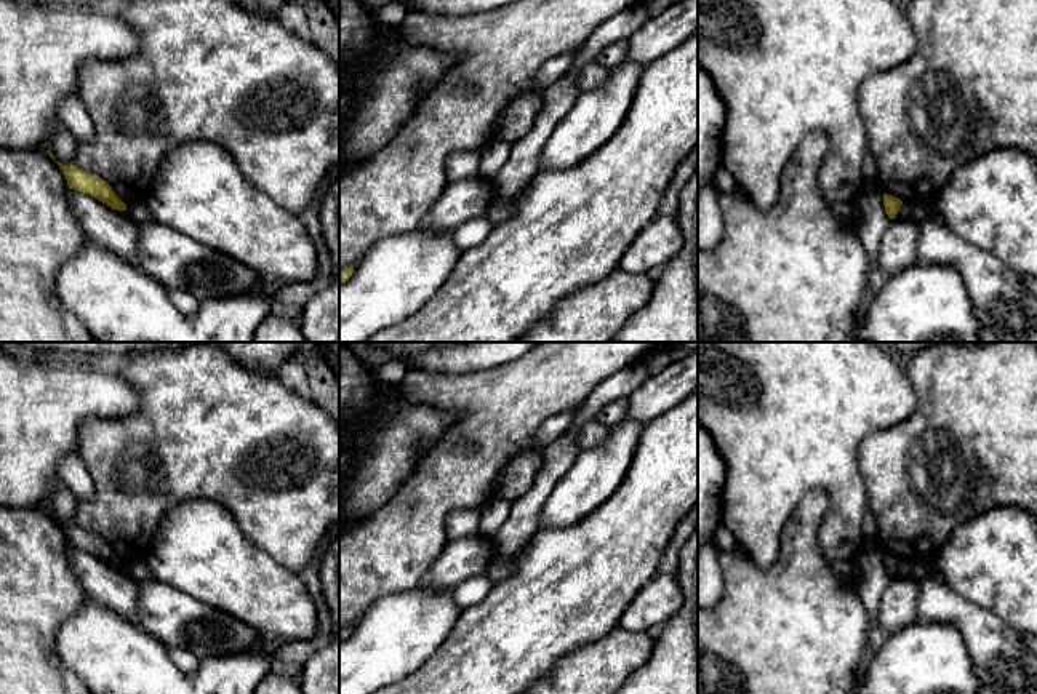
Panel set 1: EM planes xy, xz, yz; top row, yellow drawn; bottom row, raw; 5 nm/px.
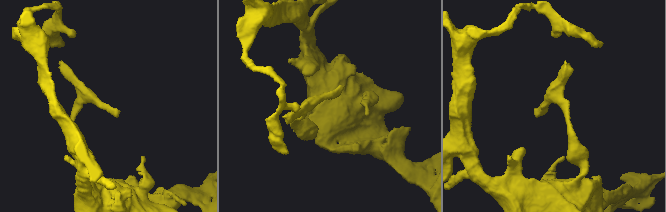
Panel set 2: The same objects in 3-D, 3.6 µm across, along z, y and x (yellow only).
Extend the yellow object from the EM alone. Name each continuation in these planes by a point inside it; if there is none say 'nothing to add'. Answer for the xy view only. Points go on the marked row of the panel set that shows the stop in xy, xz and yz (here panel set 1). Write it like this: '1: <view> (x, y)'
nothing to add

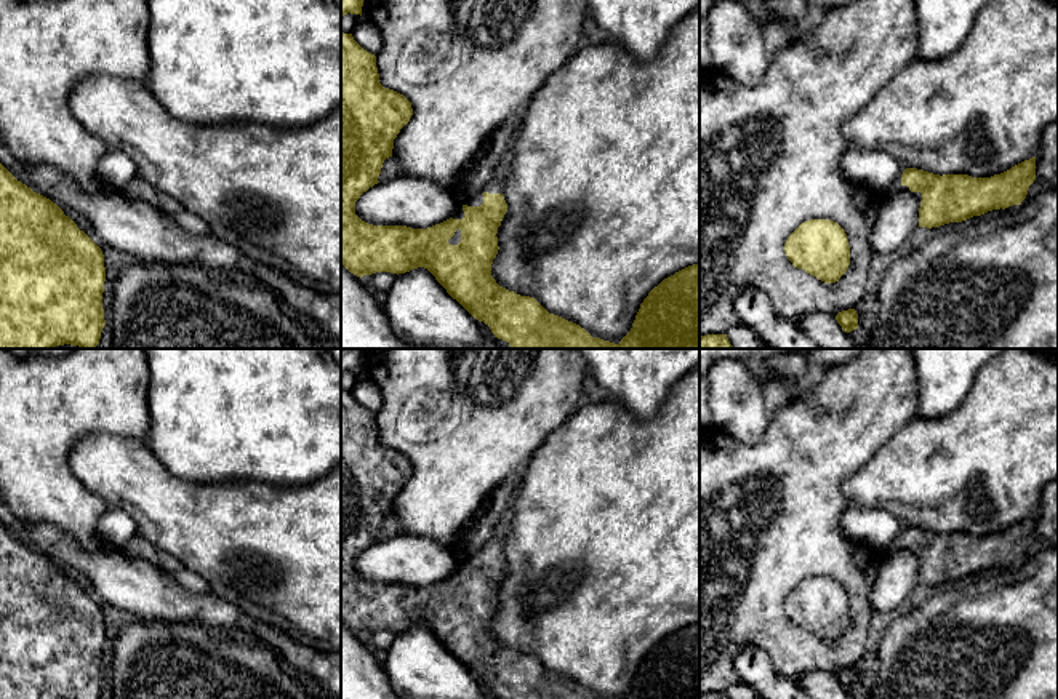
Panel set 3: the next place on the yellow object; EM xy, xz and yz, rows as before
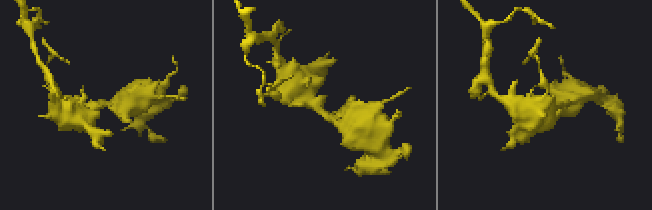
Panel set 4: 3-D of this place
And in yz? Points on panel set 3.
1: yz (887, 192)

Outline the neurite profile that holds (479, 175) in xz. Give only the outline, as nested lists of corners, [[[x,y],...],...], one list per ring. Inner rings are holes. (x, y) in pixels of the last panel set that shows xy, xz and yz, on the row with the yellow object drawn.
[[[519,107],[485,141],[475,162],[455,187],[461,205],[485,192],[487,184],[491,181],[496,166],[501,163],[511,144],[514,123],[523,114],[523,110],[525,107]]]

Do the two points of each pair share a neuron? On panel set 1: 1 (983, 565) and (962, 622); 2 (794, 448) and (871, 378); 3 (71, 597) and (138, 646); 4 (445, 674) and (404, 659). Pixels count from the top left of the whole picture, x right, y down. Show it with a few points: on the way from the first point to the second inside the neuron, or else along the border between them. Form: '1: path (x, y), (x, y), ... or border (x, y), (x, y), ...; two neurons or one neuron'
1: border (946, 584), (1002, 621); two neurons
2: path (813, 429), (852, 390); one neuron
3: border (88, 600), (56, 632); two neurons
4: border (447, 637), (421, 666), (405, 677); two neurons

